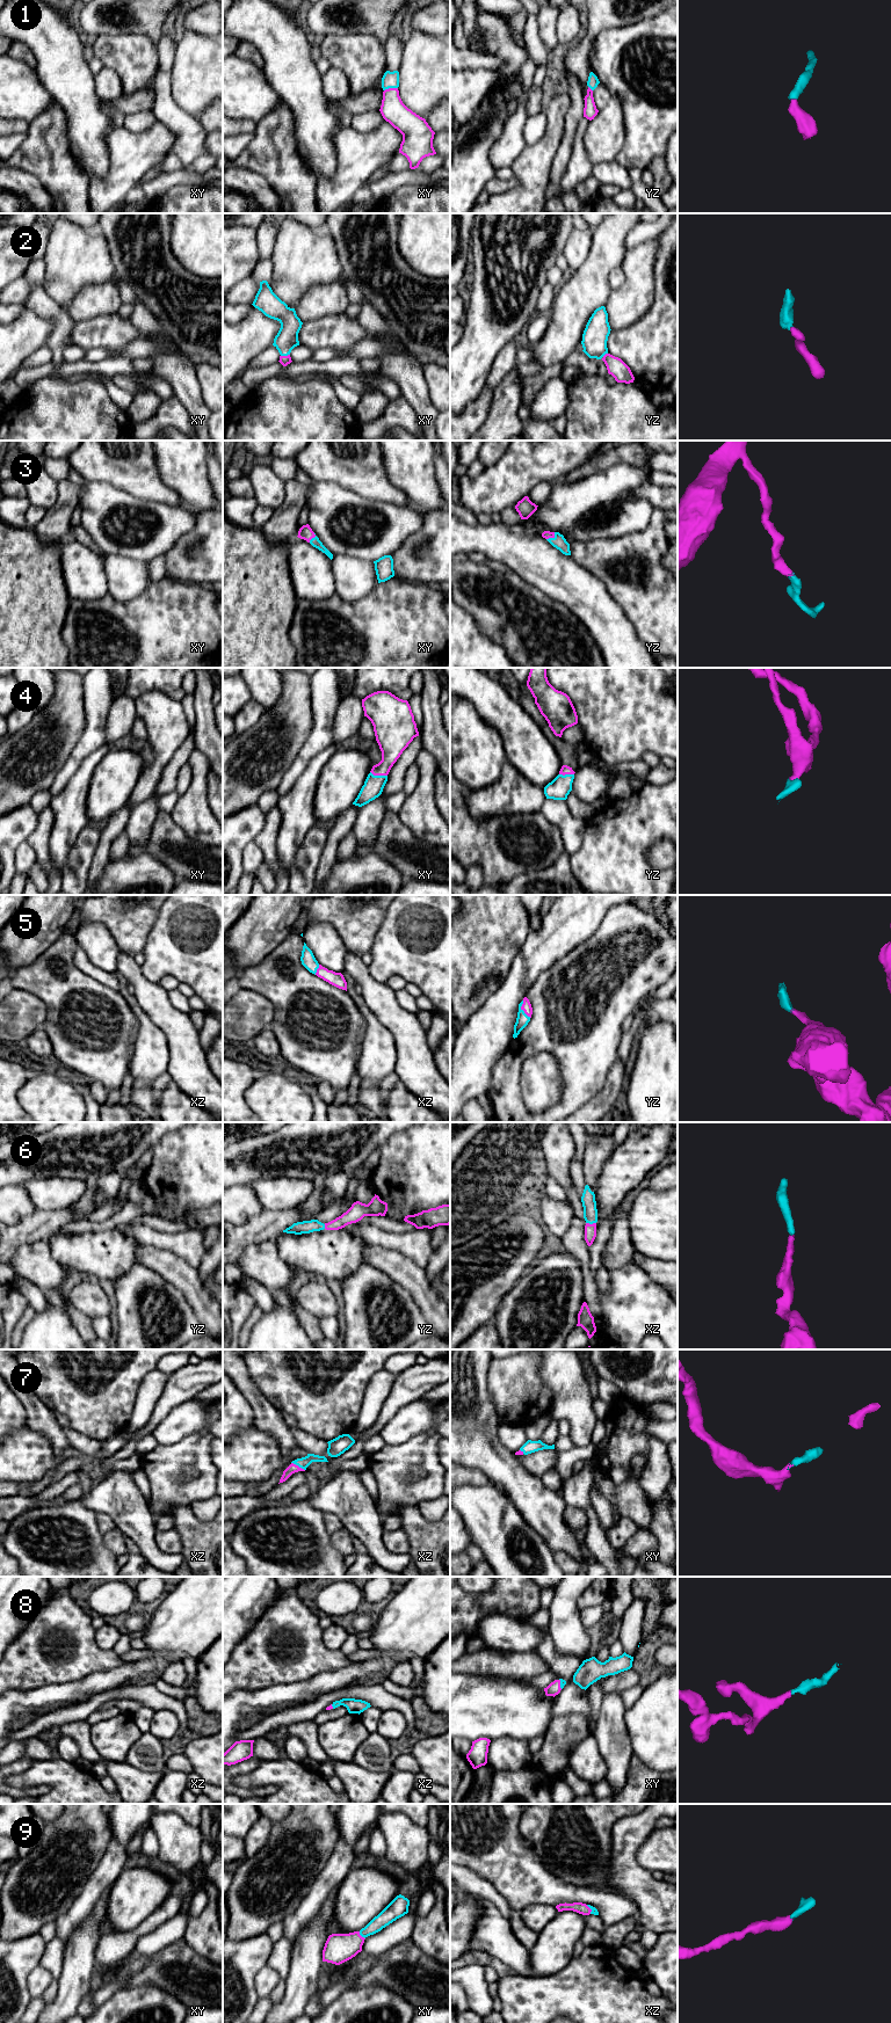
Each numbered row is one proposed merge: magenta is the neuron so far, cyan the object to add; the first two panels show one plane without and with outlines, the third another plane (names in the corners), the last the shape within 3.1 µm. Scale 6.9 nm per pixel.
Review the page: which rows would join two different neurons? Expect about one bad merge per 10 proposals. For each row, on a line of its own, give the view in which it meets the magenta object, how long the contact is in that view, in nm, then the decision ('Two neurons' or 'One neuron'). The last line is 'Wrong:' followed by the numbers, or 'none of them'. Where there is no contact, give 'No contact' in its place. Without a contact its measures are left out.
1: Touches magenta in xy. Shared border 100 nm. One neuron
2: Touches magenta in xy. Shared border 70 nm. One neuron
3: Touches magenta in yz. Shared border 80 nm. One neuron
4: Touches magenta in xy. Shared border 120 nm. One neuron
5: Touches magenta in yz. Shared border 130 nm. One neuron
6: Touches magenta in xz. Shared border 70 nm. One neuron
7: Touches magenta in xz. Shared border 110 nm. One neuron
8: Touches magenta in xy. Shared border 70 nm. One neuron
9: Touches magenta in xy. Shared border 70 nm. One neuron
Wrong: none of them

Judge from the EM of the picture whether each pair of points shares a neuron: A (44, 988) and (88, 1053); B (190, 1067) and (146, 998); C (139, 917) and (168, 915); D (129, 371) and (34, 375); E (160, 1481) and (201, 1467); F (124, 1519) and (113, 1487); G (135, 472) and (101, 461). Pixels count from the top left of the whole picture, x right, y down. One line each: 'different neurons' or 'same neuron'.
A: same neuron
B: same neuron
C: different neurons
D: same neuron
E: same neuron
F: same neuron
G: same neuron

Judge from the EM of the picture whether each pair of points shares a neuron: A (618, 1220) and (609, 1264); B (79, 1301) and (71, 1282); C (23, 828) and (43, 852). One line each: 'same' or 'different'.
A: same
B: different
C: different

